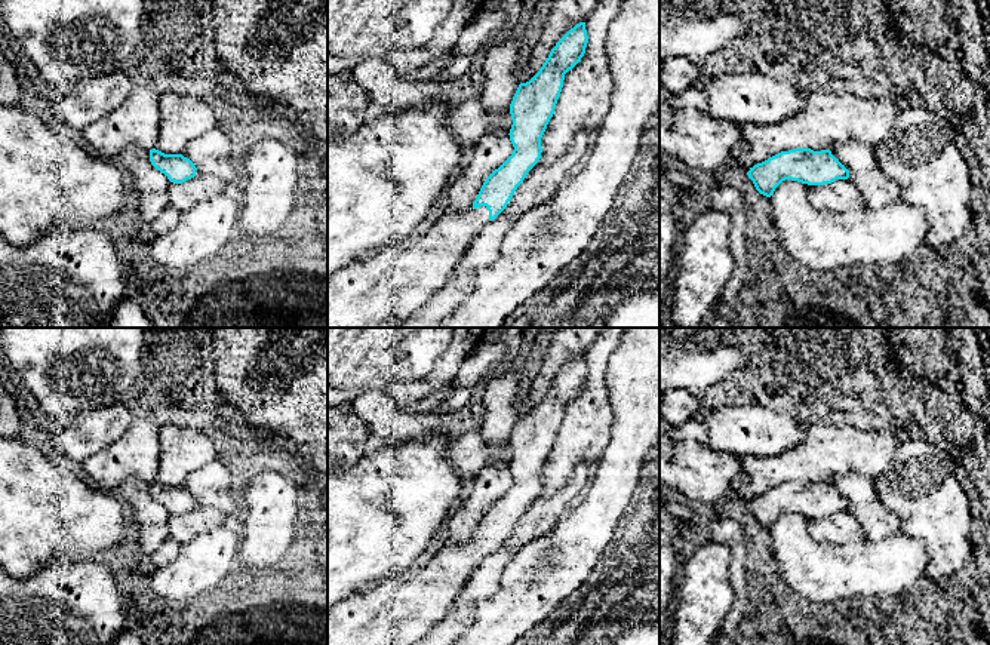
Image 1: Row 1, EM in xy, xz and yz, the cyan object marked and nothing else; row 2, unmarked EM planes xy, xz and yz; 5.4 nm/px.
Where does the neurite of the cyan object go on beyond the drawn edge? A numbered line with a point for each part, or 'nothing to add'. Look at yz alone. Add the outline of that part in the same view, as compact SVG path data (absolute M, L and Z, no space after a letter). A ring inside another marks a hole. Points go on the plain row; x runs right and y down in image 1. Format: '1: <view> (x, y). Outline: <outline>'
nothing to add

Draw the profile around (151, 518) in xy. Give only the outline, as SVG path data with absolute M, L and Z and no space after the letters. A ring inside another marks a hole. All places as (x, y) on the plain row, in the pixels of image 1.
M139 477L124 479L117 495L130 510L130 519L138 526L138 543L144 553L156 553L169 537L170 513L150 494L150 483Z

